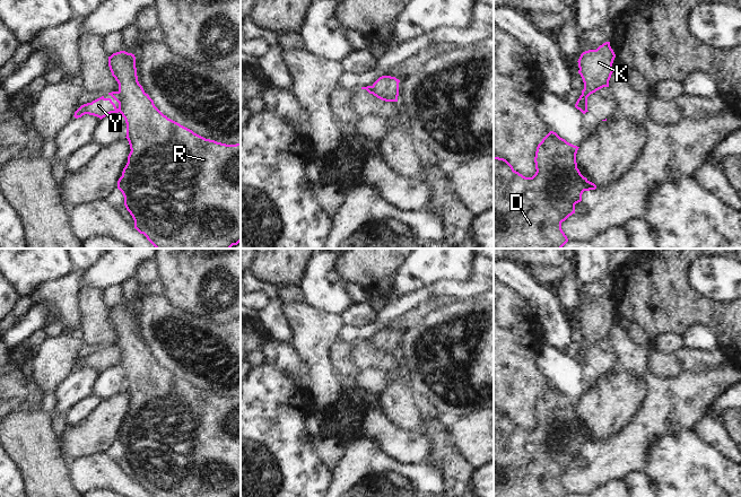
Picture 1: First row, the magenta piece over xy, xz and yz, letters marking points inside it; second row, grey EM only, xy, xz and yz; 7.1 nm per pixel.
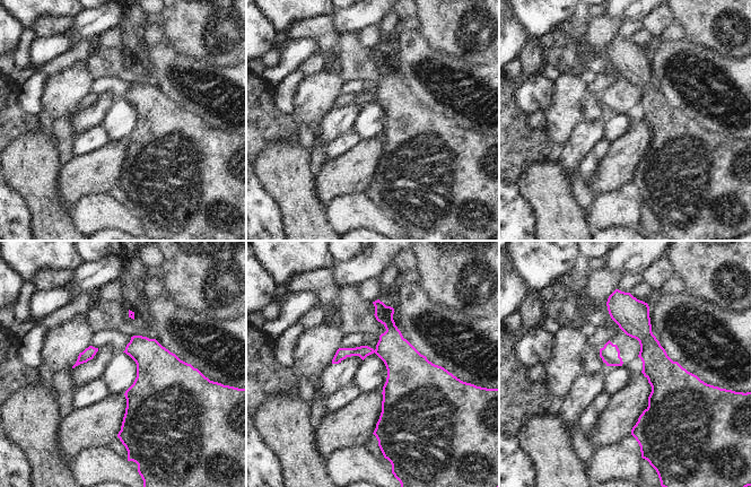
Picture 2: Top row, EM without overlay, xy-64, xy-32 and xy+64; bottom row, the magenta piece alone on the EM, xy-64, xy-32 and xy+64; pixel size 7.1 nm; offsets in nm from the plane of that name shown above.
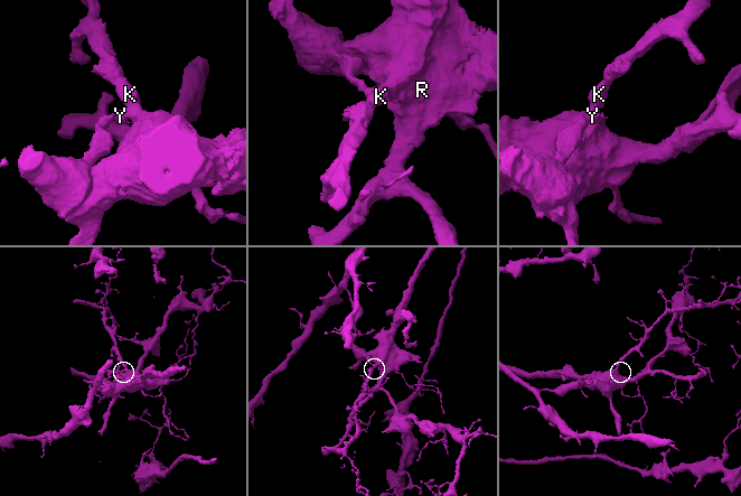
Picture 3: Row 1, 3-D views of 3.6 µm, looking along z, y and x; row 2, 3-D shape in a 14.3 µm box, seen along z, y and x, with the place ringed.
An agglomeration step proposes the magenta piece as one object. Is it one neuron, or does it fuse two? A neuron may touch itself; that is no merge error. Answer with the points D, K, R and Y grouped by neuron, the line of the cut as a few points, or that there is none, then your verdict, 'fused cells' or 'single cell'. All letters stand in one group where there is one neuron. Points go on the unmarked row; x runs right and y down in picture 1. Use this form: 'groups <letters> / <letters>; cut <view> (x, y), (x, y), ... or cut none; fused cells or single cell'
groups D K R / Y; cut xy (118, 345), (119, 364); fused cells

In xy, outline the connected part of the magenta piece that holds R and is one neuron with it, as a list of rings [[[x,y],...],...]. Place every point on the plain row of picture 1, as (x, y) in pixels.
[[[120,304],[108,309],[108,320],[112,329],[119,337],[120,366],[127,376],[127,392],[130,398],[128,416],[122,429],[117,434],[117,442],[124,450],[124,459],[134,473],[134,481],[143,487],[151,497],[238,497],[241,495],[241,395],[226,398],[206,392],[180,376],[168,372],[154,357],[138,334],[136,309],[132,306]]]

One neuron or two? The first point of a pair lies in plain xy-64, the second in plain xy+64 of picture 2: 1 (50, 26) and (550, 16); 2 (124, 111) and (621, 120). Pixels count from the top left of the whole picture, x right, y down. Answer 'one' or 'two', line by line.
1: two
2: one

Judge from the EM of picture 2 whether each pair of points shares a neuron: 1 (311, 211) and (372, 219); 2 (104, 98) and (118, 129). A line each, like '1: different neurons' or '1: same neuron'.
1: different neurons
2: different neurons

